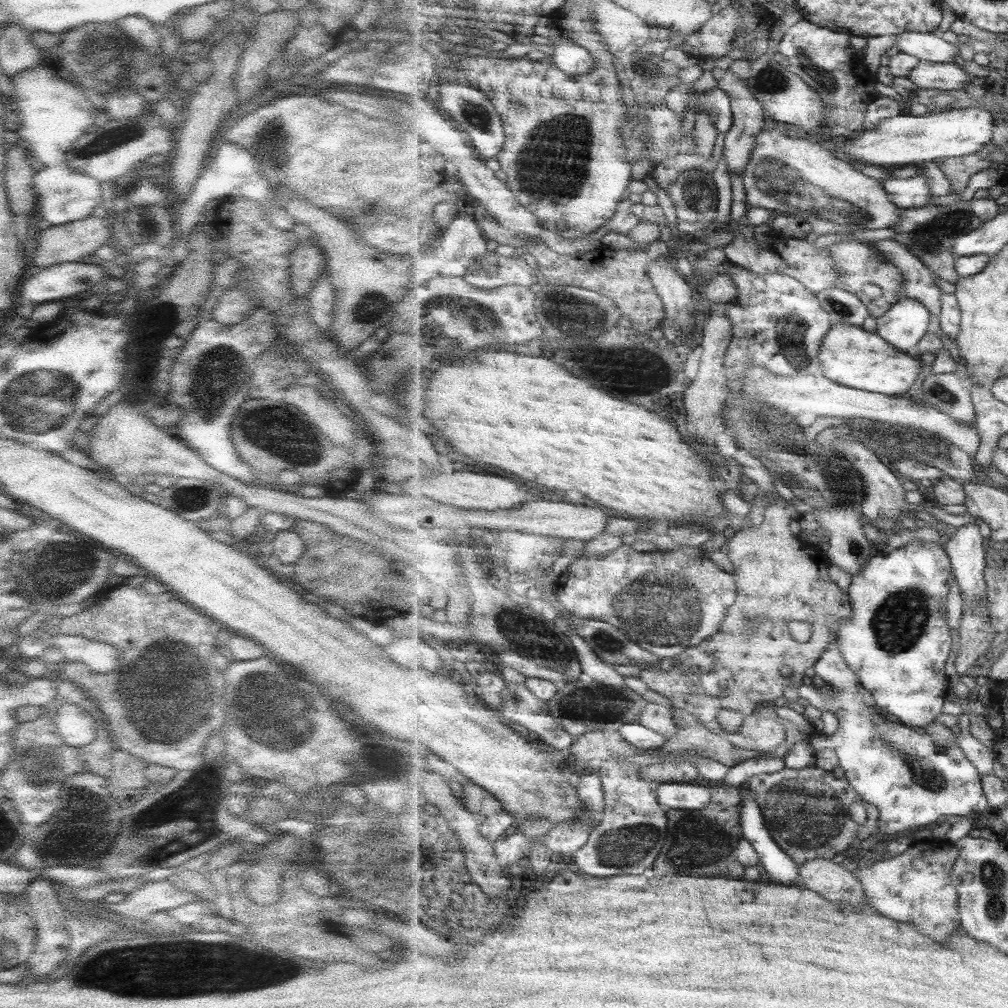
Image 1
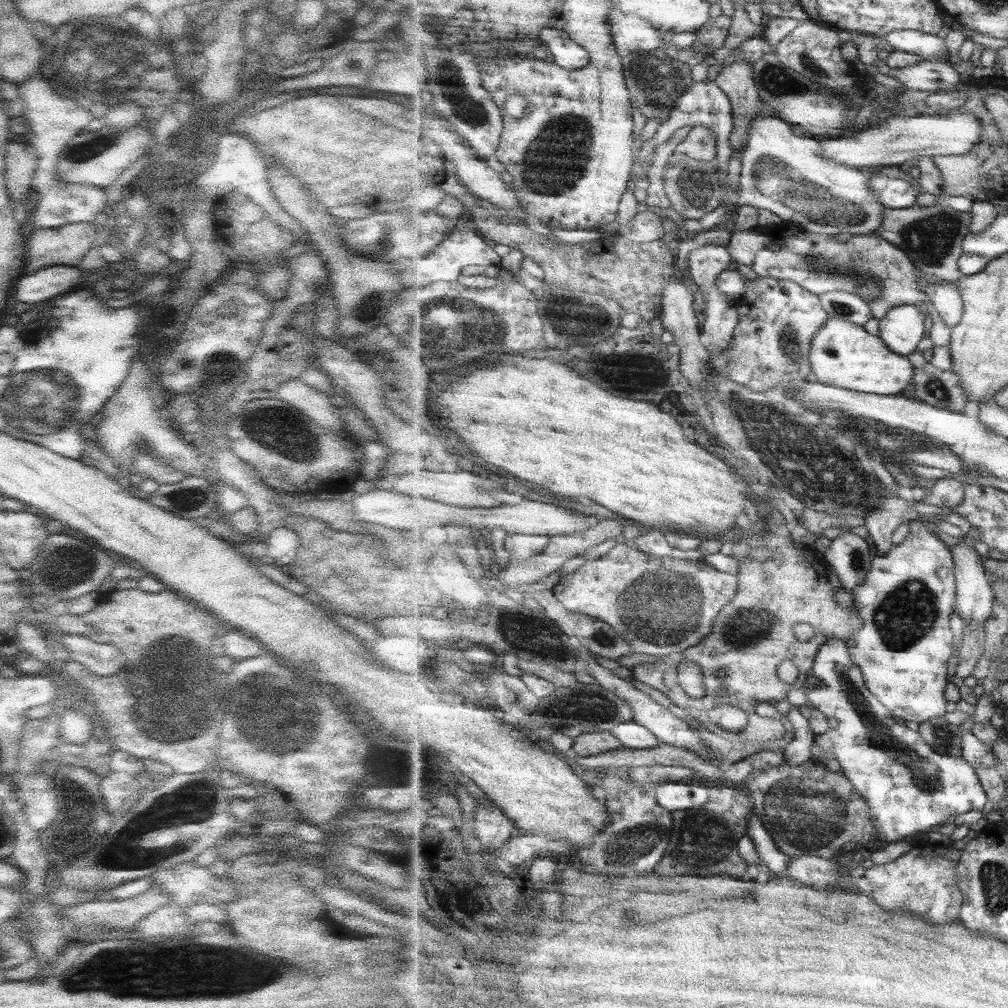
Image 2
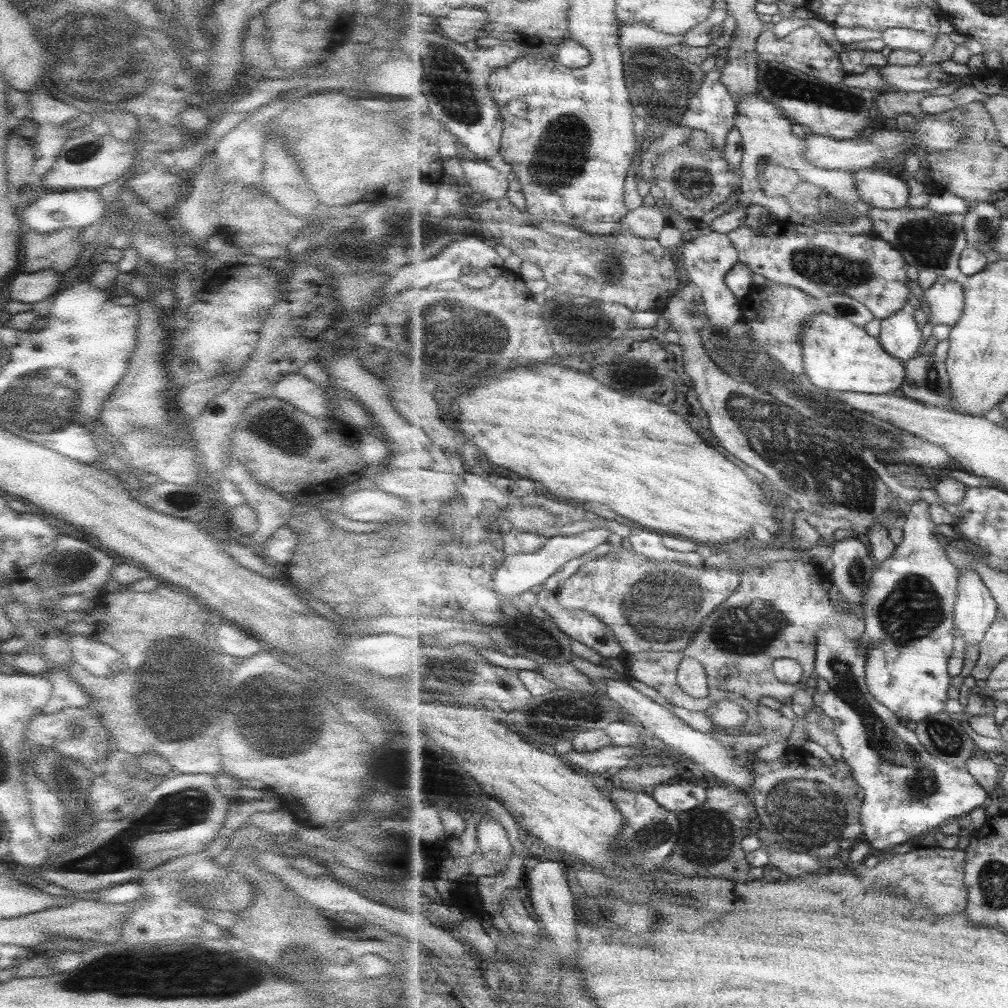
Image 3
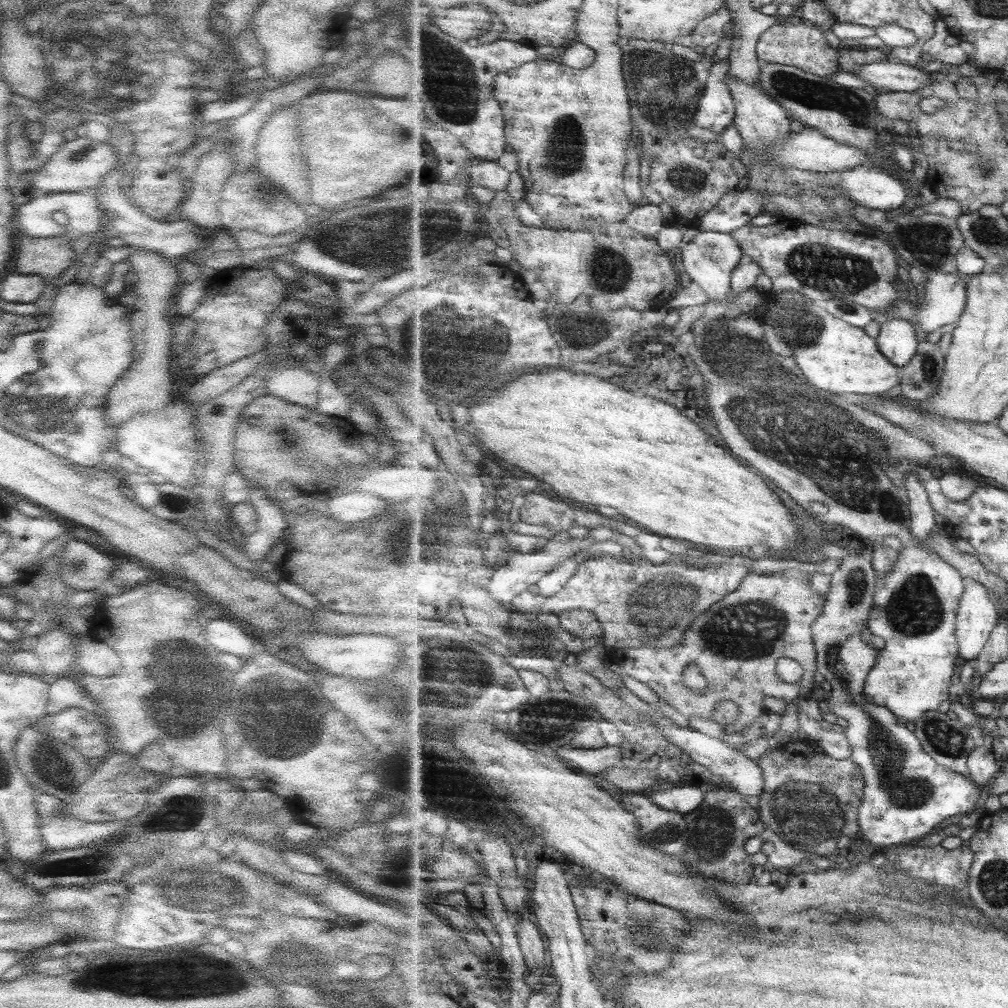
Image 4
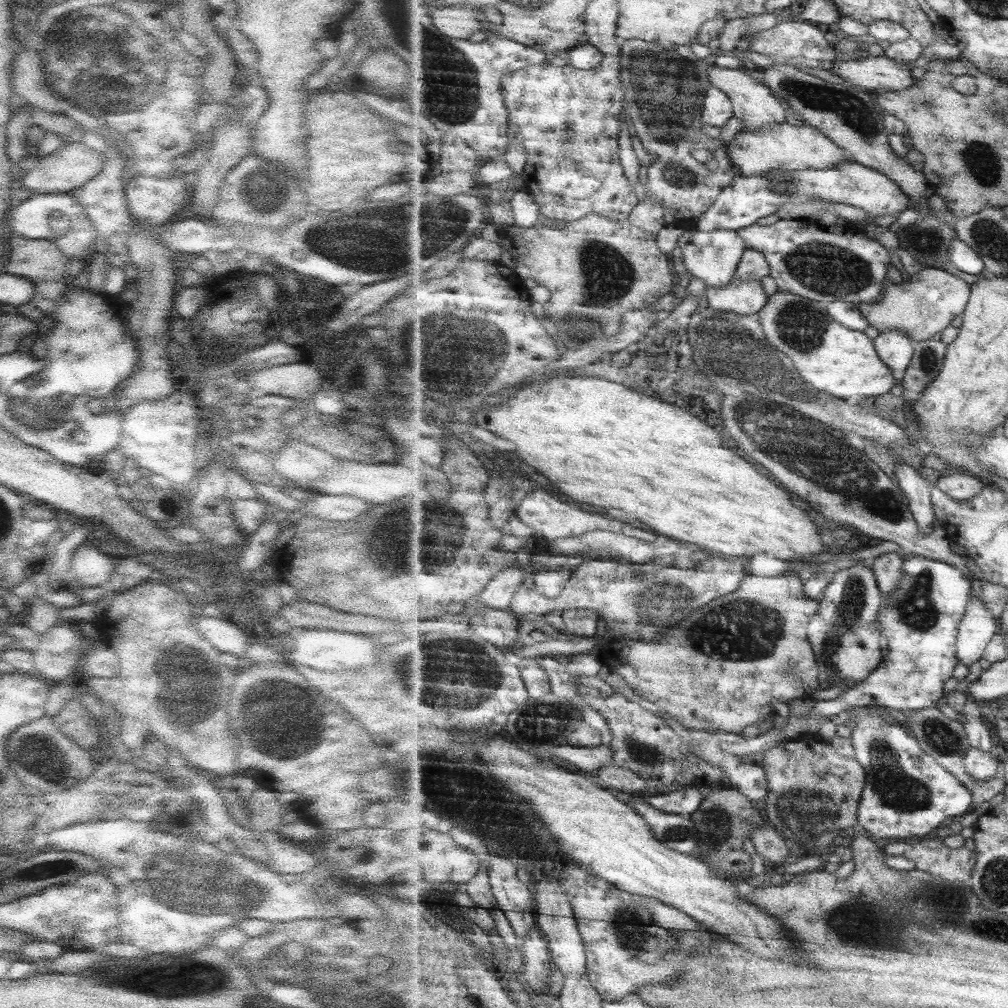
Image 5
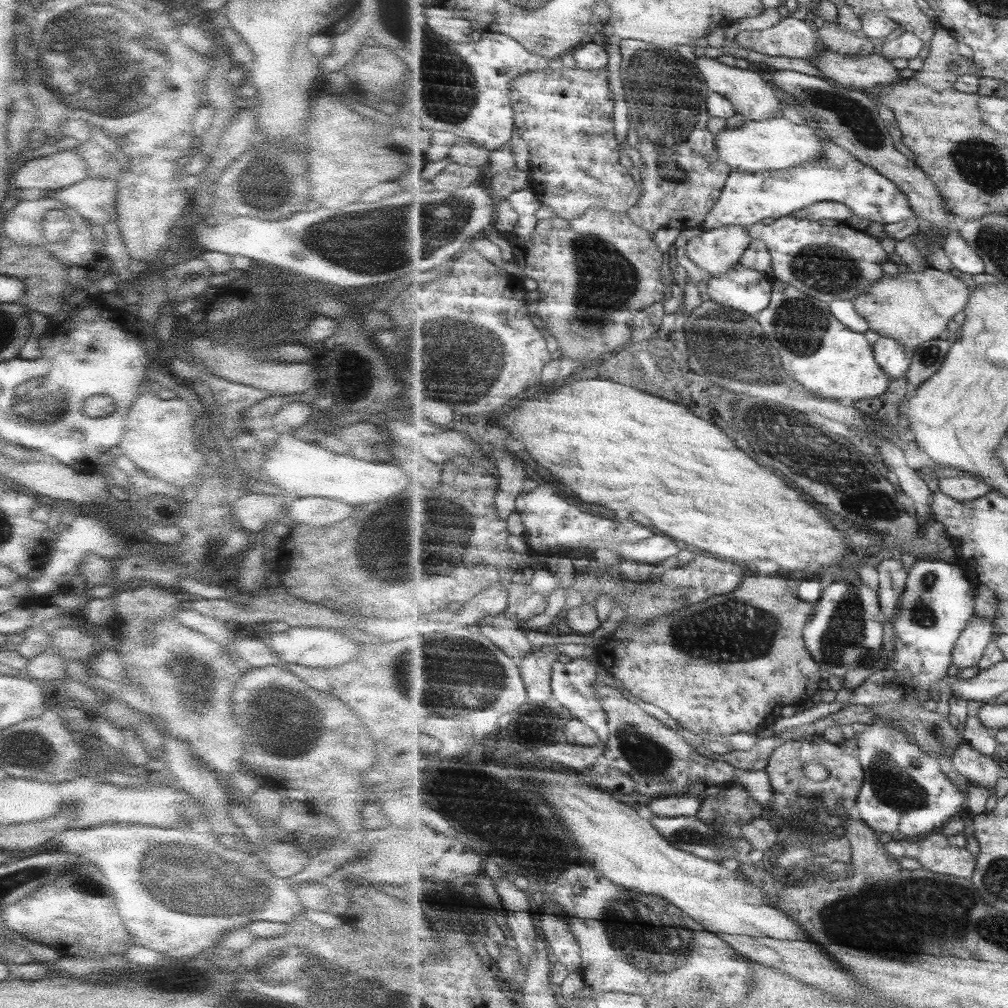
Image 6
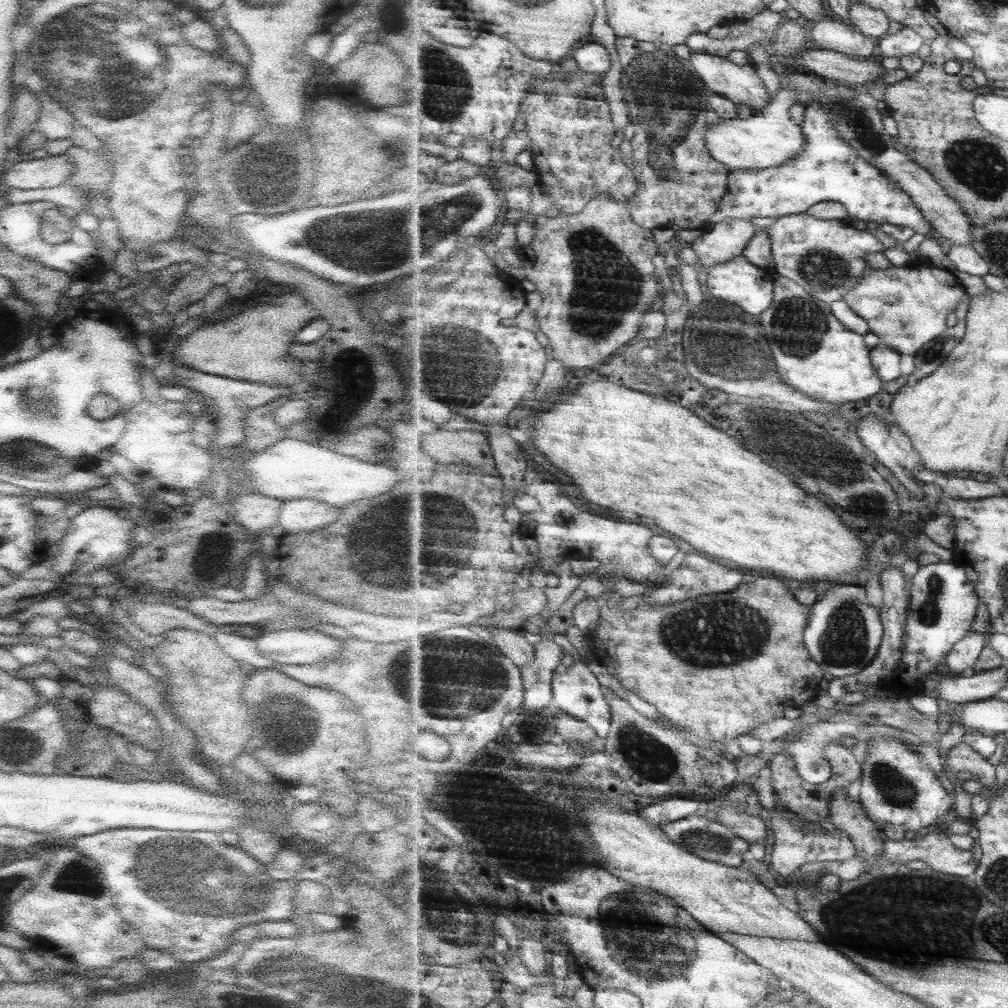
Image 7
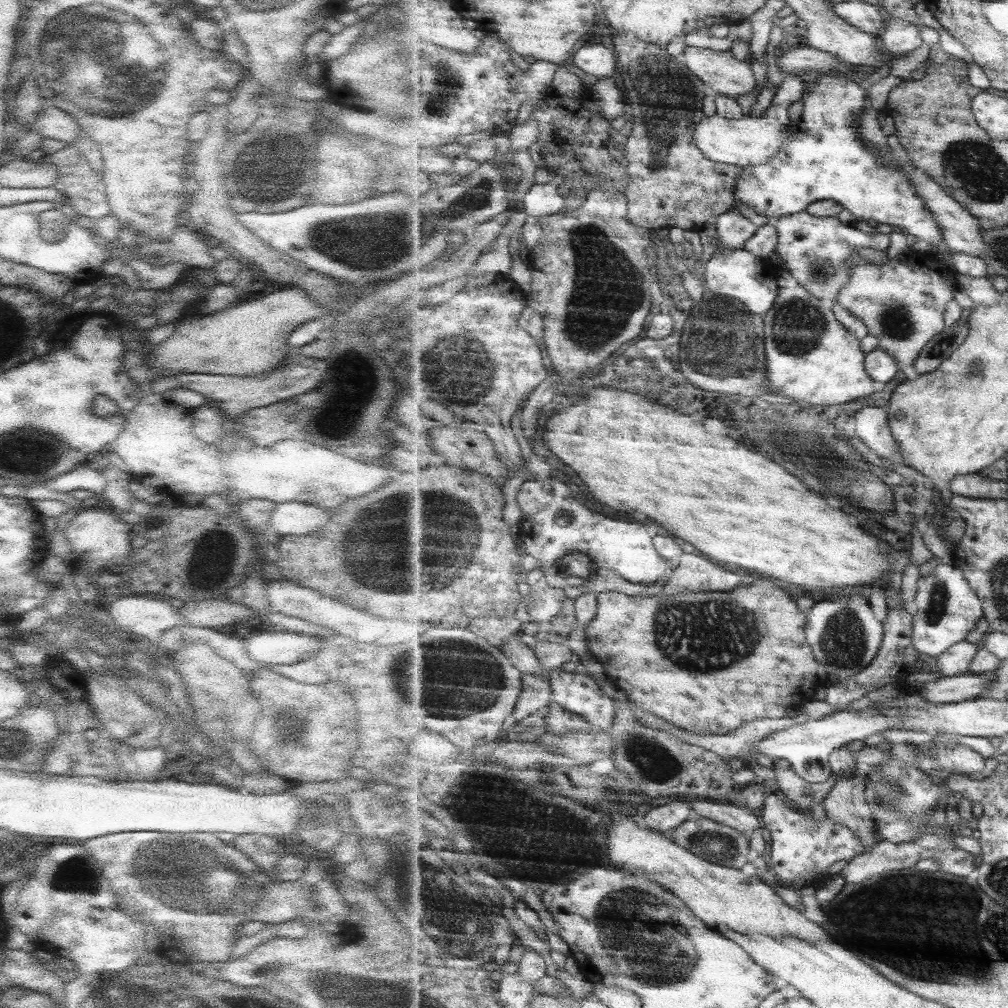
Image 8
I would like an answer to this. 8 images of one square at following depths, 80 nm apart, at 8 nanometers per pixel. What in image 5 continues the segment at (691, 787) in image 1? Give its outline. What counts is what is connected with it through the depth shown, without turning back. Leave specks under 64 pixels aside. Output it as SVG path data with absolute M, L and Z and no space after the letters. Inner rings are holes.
M675 790L663 796L653 796L649 804L669 814L677 814L690 818L697 810L700 810L700 804L703 802L704 795L699 790Z

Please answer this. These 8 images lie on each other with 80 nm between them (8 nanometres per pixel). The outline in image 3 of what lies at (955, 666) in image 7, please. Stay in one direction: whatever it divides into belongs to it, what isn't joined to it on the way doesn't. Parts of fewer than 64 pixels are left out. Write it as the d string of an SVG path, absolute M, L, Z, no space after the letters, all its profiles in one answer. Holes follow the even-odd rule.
M961 569L954 619L965 647L980 644L998 614L998 602L981 575L975 569Z

